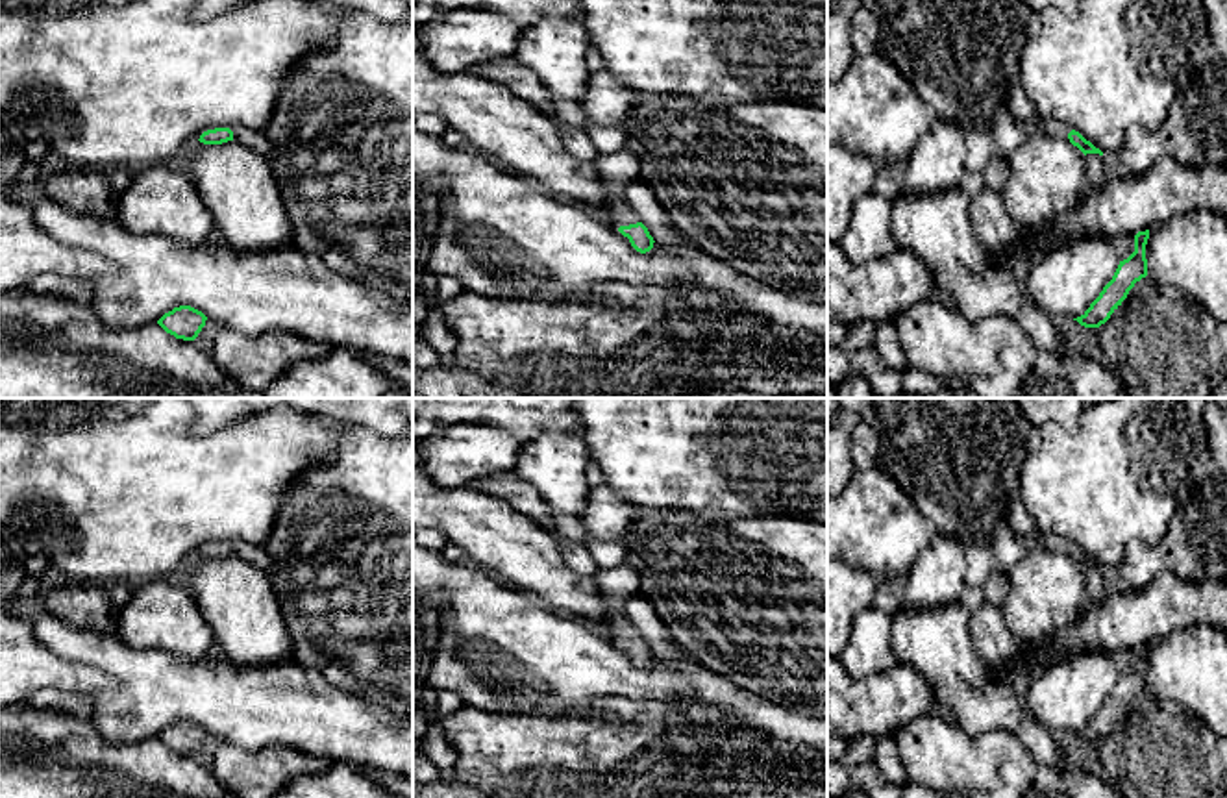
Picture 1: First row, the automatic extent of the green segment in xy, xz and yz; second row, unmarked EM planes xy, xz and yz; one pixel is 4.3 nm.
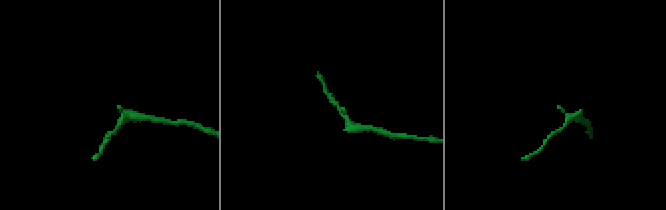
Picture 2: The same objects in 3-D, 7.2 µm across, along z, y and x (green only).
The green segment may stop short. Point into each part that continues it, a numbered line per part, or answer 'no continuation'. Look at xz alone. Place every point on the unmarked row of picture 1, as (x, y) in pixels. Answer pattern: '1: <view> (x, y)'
1: xz (617, 584)

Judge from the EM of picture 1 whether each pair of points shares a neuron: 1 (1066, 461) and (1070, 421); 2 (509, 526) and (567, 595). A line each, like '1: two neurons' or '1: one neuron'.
1: two neurons
2: one neuron

